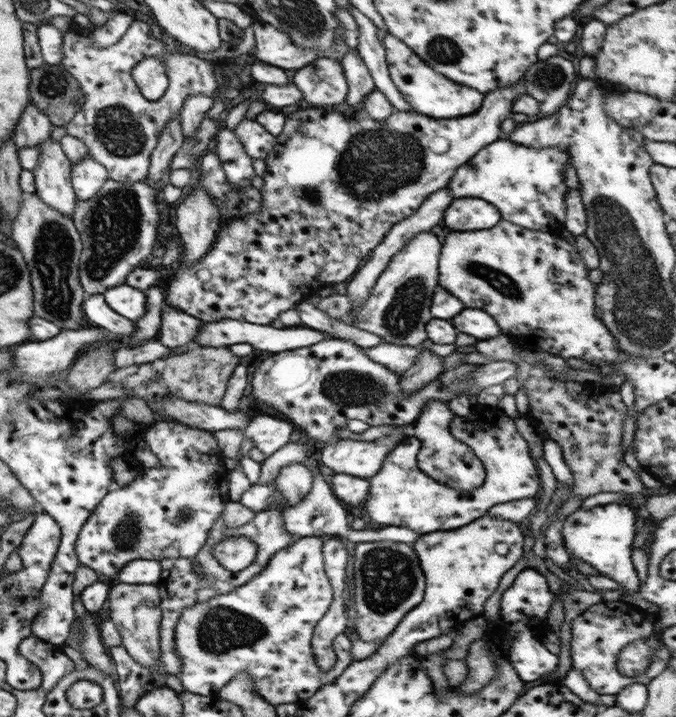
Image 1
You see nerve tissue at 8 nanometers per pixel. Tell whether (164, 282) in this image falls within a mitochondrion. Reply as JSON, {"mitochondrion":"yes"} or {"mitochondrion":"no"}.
{"mitochondrion":"no"}

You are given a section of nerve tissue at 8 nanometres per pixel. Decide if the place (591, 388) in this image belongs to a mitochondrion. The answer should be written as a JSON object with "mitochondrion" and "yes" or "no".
{"mitochondrion":"no"}

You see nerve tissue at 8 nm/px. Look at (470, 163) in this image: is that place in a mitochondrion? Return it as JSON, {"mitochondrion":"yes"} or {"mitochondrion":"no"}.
{"mitochondrion":"no"}

